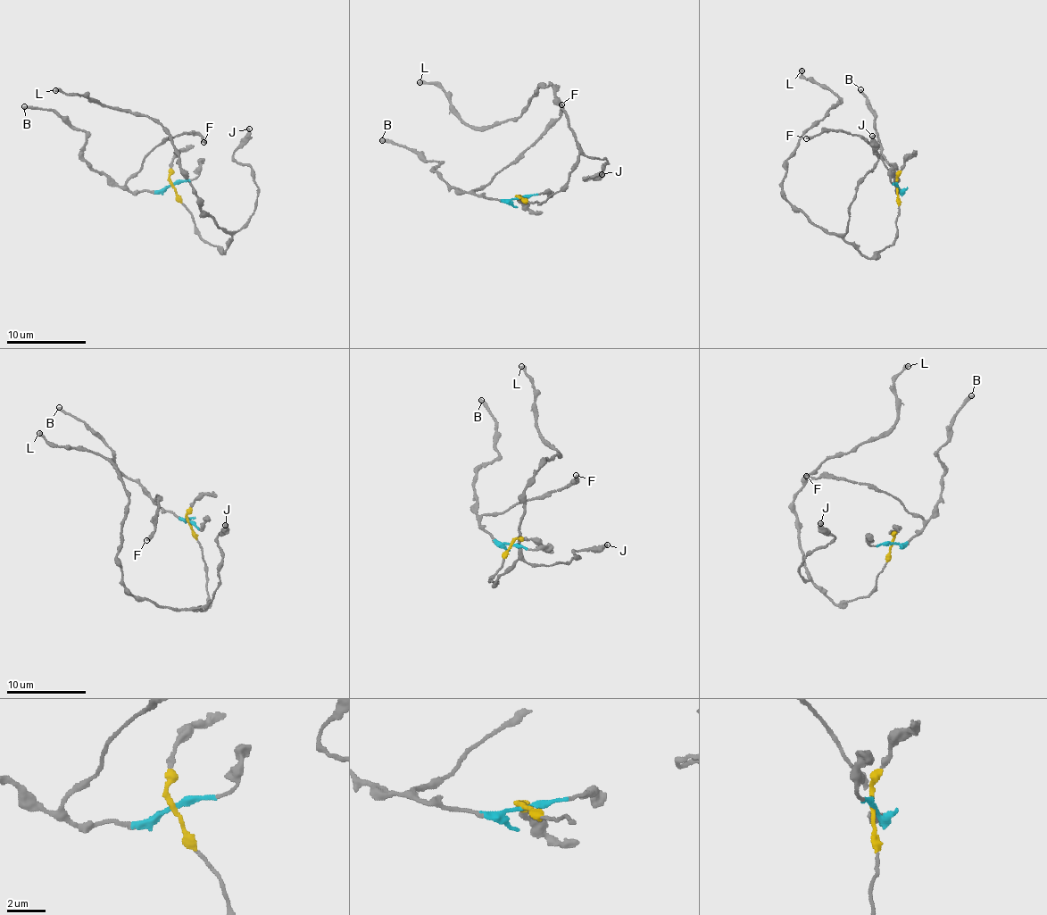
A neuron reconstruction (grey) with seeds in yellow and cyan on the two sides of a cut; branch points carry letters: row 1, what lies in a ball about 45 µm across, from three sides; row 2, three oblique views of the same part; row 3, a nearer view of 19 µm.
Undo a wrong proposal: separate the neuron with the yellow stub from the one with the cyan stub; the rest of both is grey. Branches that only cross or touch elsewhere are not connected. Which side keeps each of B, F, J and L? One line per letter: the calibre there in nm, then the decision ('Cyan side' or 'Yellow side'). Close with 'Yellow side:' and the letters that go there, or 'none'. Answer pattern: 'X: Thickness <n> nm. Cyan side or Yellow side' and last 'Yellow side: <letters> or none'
B: Thickness 280 nm. Cyan side
F: Thickness 280 nm. Cyan side
J: Thickness 400 nm. Yellow side
L: Thickness 320 nm. Yellow side
Yellow side: J, L

